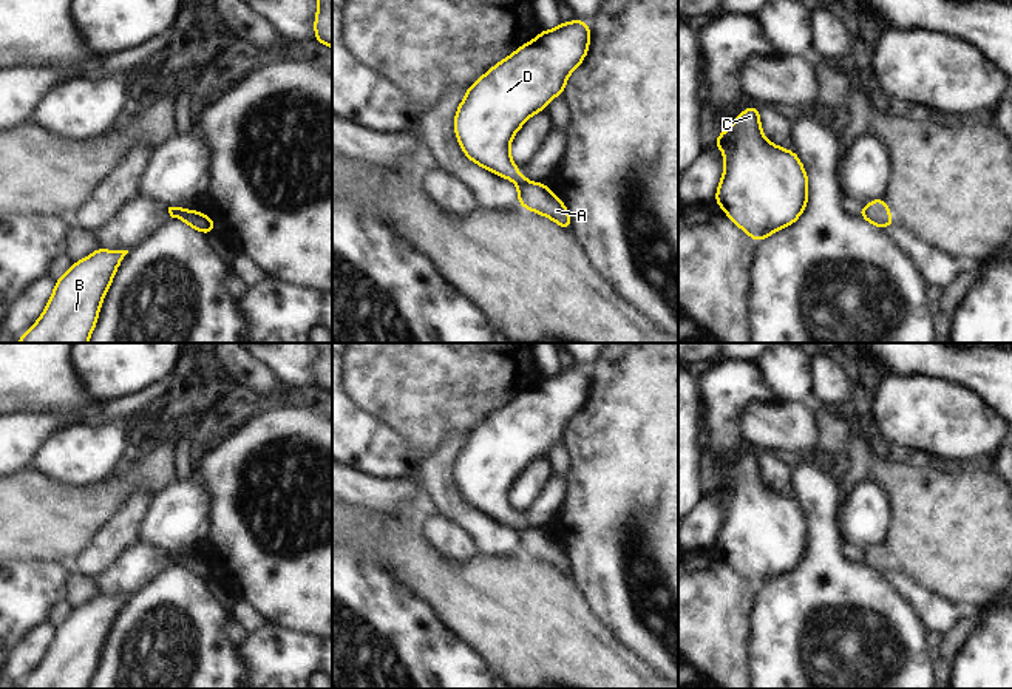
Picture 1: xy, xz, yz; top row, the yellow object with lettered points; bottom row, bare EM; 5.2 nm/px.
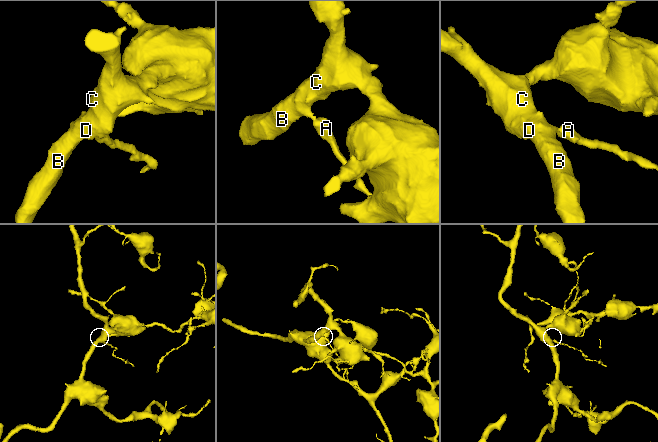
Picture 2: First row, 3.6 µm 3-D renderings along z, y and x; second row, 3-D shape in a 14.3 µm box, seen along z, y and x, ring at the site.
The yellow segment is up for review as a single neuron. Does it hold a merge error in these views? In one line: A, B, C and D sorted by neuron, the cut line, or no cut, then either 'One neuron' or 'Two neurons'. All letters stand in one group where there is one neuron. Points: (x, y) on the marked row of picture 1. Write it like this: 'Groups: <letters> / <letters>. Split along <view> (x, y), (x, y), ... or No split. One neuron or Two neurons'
Groups: A / B C D. Split along xz (527, 181), (518, 186). Two neurons.

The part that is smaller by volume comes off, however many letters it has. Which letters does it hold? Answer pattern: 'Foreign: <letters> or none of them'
Foreign: A.

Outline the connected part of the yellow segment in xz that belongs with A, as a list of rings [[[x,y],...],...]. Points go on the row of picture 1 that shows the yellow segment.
[[[527,181],[518,185],[518,202],[522,209],[555,221],[564,230],[572,227],[569,209],[556,193],[547,188],[547,182]]]

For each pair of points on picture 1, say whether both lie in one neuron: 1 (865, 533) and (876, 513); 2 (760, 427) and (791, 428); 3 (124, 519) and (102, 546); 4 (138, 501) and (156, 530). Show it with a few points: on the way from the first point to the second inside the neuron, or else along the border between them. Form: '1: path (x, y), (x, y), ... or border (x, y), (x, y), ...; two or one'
1: path (865, 529), (872, 518); one
2: path (768, 427), (784, 427); one
3: path (122, 526), (108, 539); one
4: border (152, 496), (141, 524), (141, 543); two

